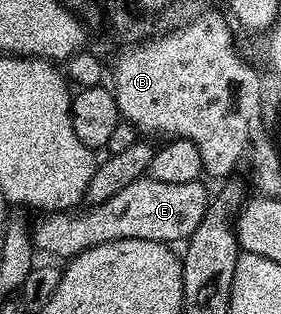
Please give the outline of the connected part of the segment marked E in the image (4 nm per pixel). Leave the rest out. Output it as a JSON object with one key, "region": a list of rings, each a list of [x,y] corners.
{"region":[[[150,176],[138,178],[137,181],[128,183],[124,191],[116,191],[112,199],[108,199],[99,205],[90,205],[81,211],[46,211],[41,214],[38,222],[33,222],[32,236],[34,238],[35,250],[51,253],[54,257],[69,259],[77,253],[88,251],[105,241],[116,239],[148,239],[149,241],[160,241],[163,243],[185,242],[186,238],[200,227],[200,223],[206,217],[208,204],[206,205],[206,189],[201,180],[192,183],[160,183]]]}

